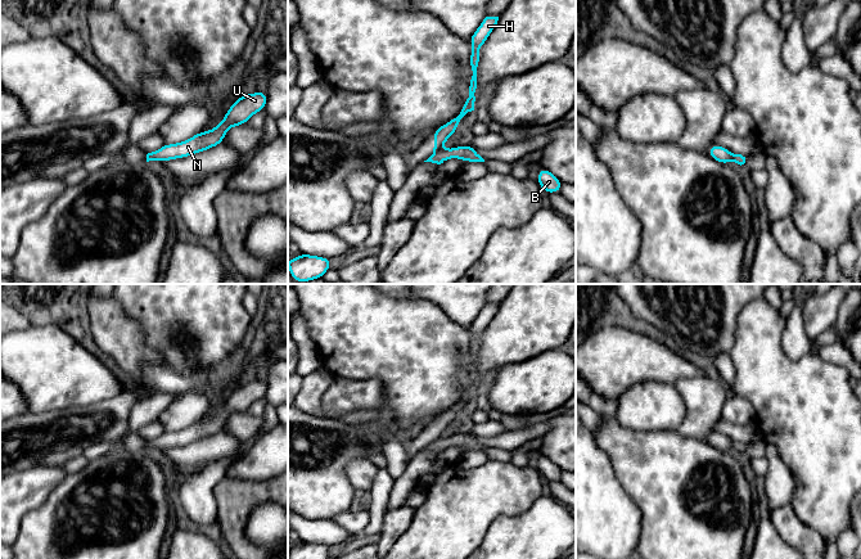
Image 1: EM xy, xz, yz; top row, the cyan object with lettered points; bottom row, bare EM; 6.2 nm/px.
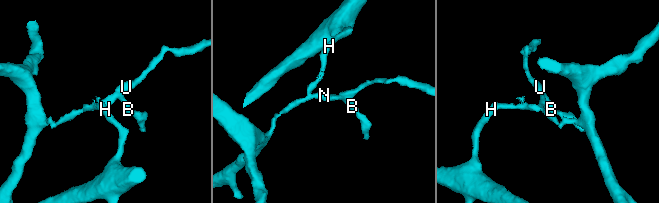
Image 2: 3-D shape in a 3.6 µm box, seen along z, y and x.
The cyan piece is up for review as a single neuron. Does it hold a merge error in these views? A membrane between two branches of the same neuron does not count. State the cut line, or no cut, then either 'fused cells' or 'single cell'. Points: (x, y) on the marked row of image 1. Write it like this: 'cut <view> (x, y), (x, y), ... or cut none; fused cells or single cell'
cut yz (733, 153), (730, 159); fused cells

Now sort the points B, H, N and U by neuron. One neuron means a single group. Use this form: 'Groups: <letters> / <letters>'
Groups: B N U / H

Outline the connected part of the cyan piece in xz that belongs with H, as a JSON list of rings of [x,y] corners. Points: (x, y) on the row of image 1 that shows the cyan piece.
[[[486,17],[482,23],[478,26],[475,32],[468,40],[472,45],[472,55],[470,55],[470,66],[473,71],[473,76],[470,80],[469,86],[469,96],[464,100],[463,108],[457,116],[455,116],[451,121],[442,125],[433,132],[433,152],[441,150],[442,144],[452,136],[459,123],[465,118],[465,116],[474,111],[474,102],[475,102],[475,89],[477,89],[477,67],[479,62],[479,49],[486,42],[488,36],[492,33],[493,28],[496,27],[499,17]]]

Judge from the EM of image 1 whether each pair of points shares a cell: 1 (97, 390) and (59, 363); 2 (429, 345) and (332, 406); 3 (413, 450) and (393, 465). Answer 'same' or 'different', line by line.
1: same
2: different
3: different

